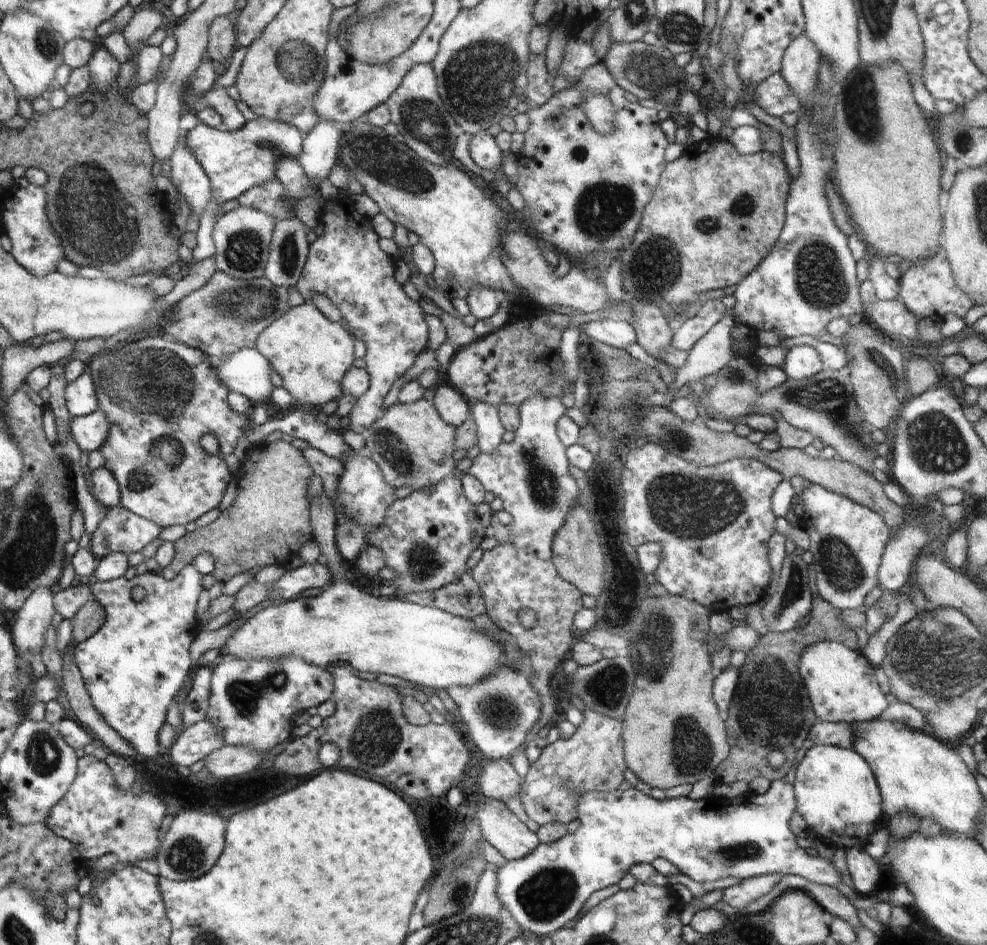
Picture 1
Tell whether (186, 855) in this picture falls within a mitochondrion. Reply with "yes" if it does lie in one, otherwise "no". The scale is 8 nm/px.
yes

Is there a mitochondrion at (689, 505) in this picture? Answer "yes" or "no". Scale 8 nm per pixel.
yes

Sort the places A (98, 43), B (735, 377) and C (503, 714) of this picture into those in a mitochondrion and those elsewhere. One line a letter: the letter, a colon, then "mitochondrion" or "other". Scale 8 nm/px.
A: other
B: mitochondrion
C: mitochondrion

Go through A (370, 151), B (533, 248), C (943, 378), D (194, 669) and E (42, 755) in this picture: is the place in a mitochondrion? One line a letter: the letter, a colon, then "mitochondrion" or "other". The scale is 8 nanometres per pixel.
A: mitochondrion
B: other
C: other
D: other
E: mitochondrion

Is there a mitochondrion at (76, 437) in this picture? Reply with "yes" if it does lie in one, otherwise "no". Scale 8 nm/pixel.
no

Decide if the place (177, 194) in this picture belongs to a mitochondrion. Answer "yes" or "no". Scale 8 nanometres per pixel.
no

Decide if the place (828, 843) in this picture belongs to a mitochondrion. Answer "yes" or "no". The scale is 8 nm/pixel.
no

